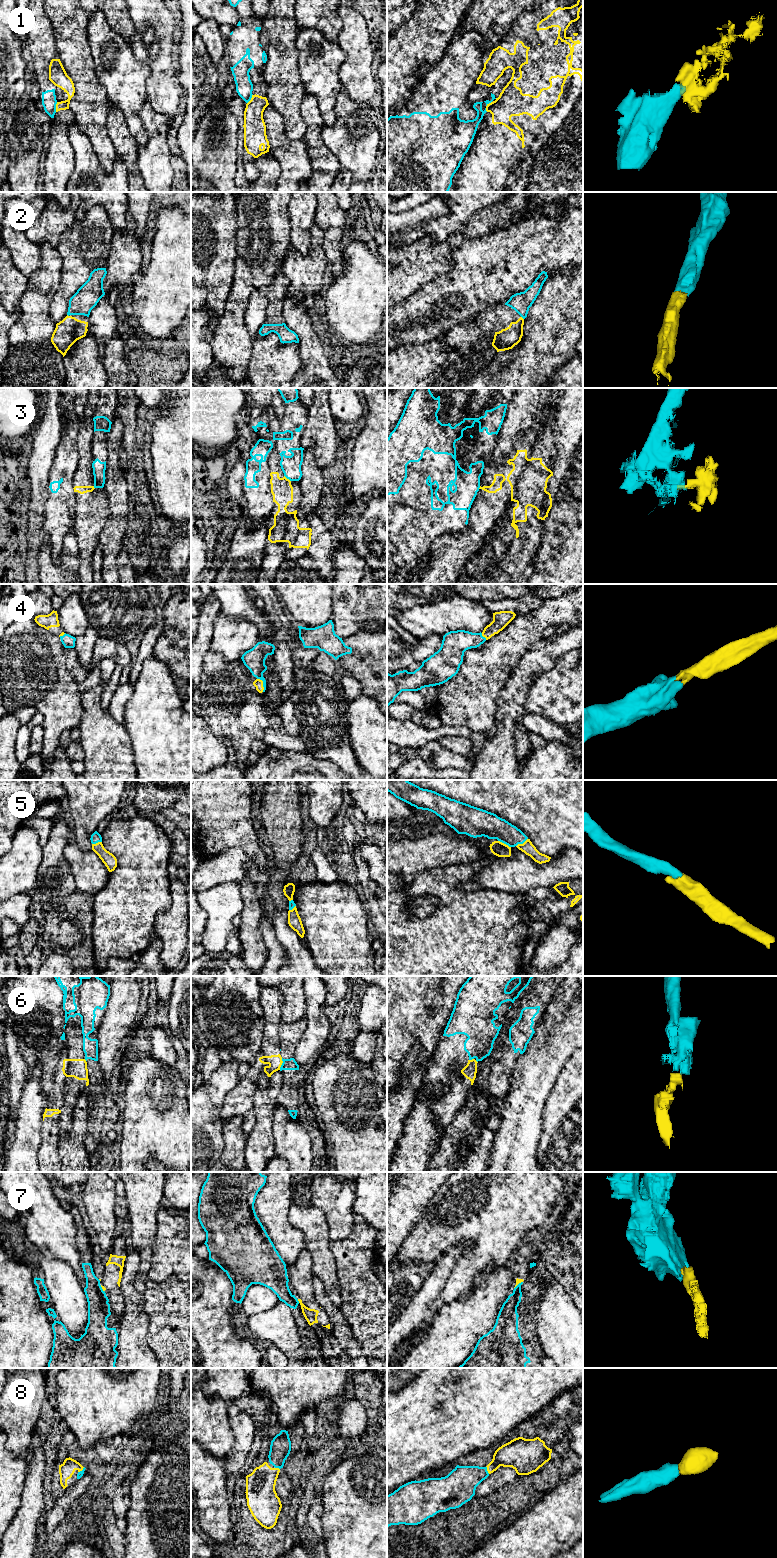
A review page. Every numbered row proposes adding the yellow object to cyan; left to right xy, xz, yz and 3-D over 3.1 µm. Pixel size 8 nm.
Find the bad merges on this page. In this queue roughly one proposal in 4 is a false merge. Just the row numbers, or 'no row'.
1, 3, 6, 7

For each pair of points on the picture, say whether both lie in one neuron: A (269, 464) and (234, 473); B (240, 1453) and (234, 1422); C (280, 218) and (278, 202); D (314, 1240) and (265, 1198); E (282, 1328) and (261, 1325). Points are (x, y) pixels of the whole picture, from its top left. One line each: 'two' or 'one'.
A: two
B: one
C: one
D: two
E: one

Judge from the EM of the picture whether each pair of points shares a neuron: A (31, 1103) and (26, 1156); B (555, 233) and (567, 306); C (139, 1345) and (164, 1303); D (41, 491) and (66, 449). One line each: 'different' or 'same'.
A: same
B: different
C: different
D: different

